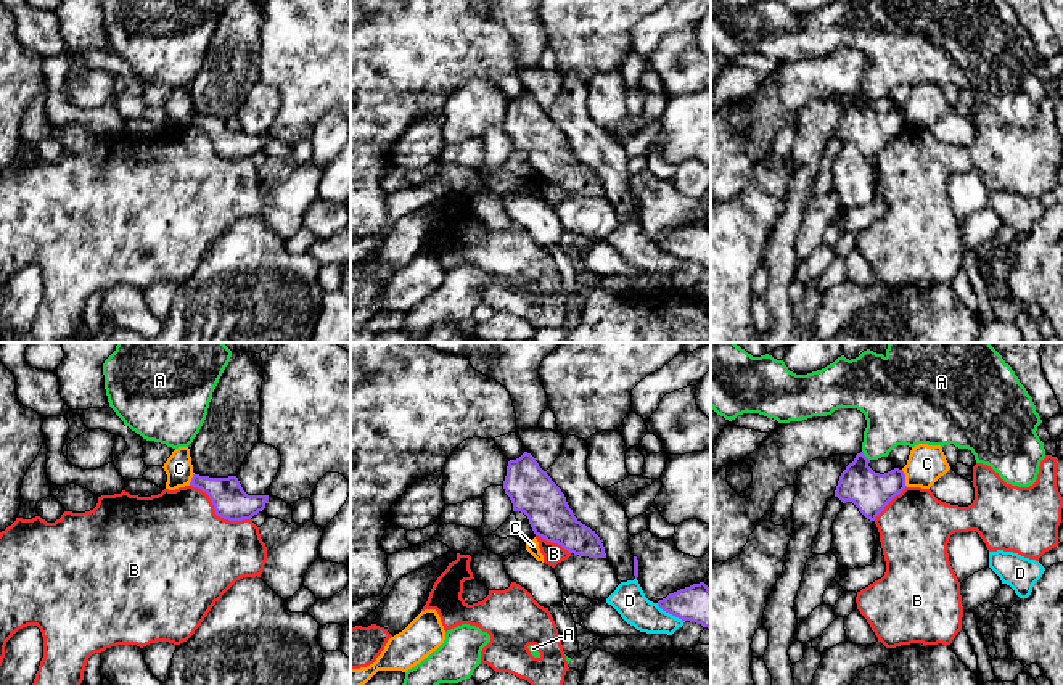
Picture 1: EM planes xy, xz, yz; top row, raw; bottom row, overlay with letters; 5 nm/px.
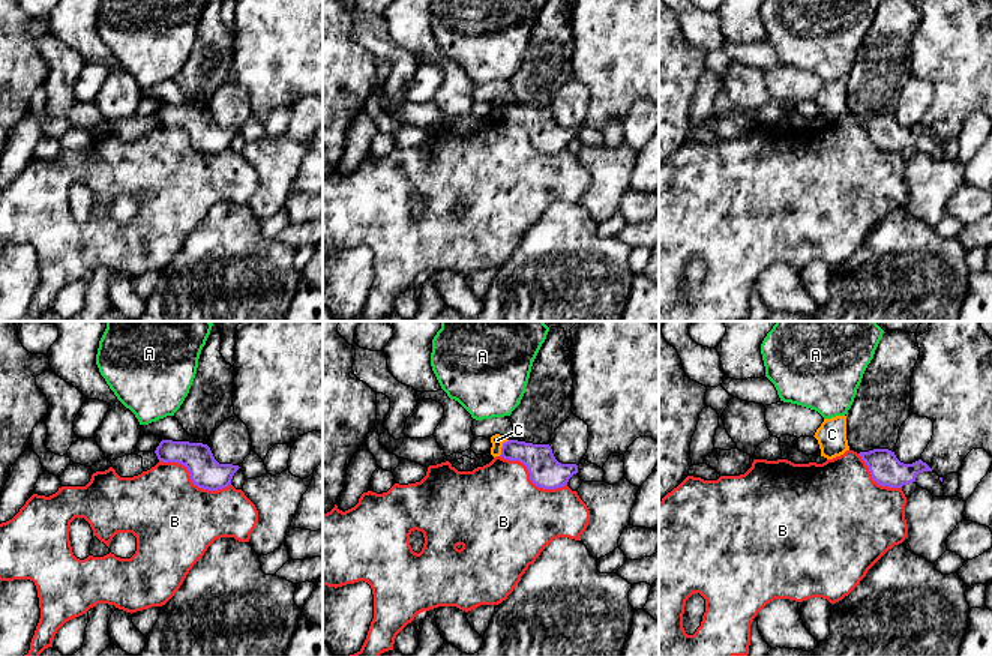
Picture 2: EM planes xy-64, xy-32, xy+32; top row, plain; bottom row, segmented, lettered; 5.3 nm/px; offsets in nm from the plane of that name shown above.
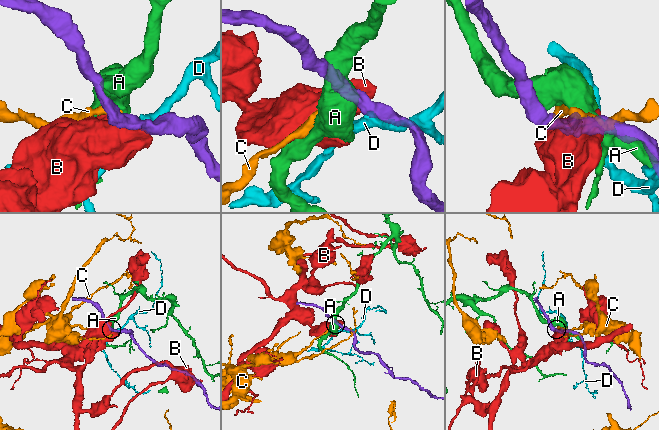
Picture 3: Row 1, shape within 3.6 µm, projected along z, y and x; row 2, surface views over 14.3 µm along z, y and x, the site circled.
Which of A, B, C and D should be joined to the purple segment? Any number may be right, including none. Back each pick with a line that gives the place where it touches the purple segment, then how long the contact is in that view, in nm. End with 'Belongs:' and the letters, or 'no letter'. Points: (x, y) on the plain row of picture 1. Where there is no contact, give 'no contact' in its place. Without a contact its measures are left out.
Belongs: no letter

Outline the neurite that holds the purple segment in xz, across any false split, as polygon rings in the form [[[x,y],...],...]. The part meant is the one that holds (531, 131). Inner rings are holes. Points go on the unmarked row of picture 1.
[[[524,92],[519,98],[508,101],[503,129],[513,143],[513,151],[521,151],[527,156],[536,175],[558,183],[569,193],[579,196],[606,198],[600,177],[574,156],[561,129],[539,106],[531,93]]]

